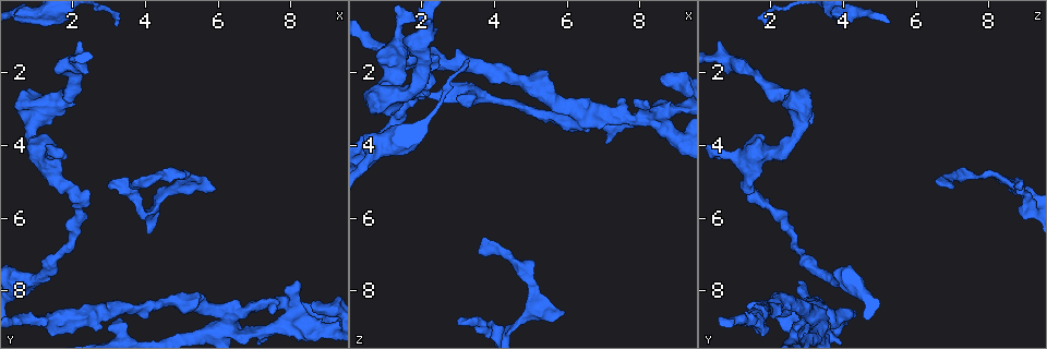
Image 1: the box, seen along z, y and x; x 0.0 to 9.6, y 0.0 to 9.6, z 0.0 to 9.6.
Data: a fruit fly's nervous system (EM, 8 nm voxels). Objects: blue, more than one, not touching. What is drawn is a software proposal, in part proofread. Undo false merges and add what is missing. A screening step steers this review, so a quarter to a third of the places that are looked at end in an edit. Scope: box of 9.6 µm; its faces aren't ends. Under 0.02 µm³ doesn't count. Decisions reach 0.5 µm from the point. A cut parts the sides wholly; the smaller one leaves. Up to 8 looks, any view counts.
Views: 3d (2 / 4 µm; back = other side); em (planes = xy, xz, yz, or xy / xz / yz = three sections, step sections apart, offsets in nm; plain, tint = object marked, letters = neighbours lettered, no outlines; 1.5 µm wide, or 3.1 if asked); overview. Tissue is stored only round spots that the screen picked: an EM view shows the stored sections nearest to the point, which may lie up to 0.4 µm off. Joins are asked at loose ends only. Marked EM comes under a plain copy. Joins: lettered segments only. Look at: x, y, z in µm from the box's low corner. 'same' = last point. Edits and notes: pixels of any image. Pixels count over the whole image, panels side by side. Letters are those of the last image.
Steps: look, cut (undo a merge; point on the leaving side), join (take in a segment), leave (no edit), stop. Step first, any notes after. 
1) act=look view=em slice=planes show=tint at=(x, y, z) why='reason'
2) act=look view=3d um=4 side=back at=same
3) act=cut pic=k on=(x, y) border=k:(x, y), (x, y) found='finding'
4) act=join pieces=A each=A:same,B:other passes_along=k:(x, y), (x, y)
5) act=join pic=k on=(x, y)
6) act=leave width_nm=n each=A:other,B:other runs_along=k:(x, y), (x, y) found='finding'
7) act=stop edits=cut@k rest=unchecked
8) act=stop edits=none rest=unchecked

act=look view=em slice=planes show=letters at=(1.50, 2.05, 1.10) why='an open end'

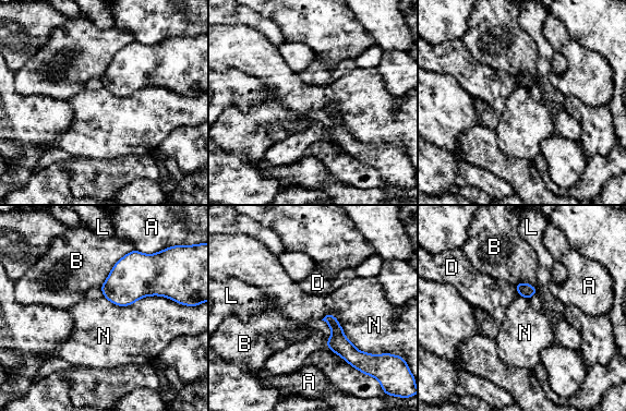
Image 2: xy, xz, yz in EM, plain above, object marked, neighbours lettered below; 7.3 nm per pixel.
act=leave each=A:other,B:other,D:other,L:other,N:other border=2:(104, 295), (179, 304) found='none of them fits'

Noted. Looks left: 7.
act=look view=em slice=yz step=4 show=letters at=(3.30, 0.70, 1.85) why='an open end'

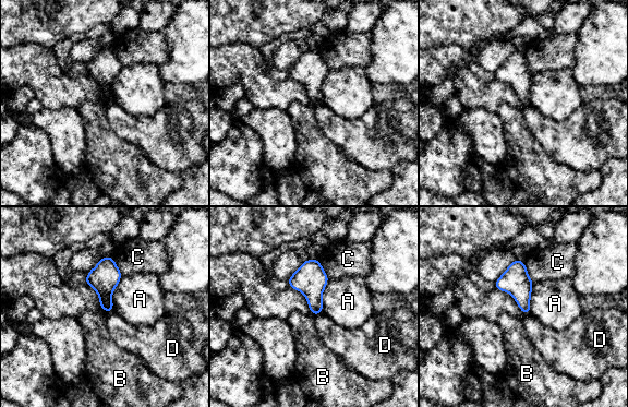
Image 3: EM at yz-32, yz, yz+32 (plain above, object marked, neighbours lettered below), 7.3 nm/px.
act=leave width_nm=90 each=A:other,B:other,C:other,D:other border=3:(121, 276), (112, 291), (112, 309) found='none of them fits'

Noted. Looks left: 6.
act=look view=em slice=xy step=8 show=letters at=(8.55, 8.35, 2.15) why='long arm stops here'

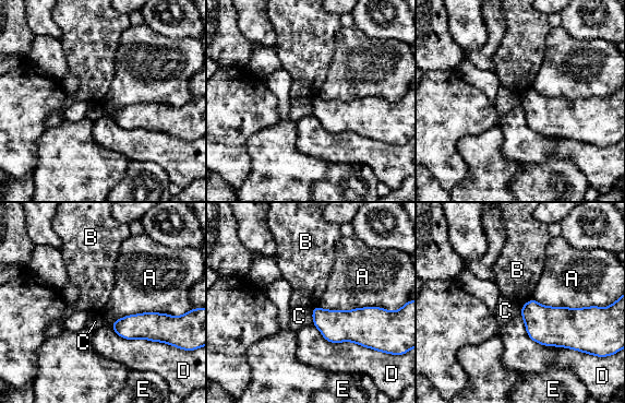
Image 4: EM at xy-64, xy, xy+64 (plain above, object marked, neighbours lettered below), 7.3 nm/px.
act=leave each=A:other,B:other,C:other,D:other,E:other border=4:(532, 298), (521, 307) found='none of them fits'

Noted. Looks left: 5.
act=stop edits=none rest=unchecked

